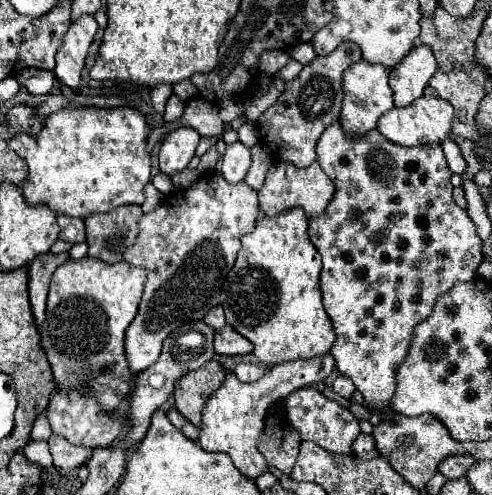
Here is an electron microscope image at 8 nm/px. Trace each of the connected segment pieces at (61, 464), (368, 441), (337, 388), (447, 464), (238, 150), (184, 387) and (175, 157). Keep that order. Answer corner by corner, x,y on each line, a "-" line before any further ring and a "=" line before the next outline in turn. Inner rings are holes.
51,435
49,437
49,449
51,449
51,455
53,455
53,463
59,467
63,477
71,475
71,471
79,463
87,461
91,457
91,451
93,451
93,449
87,449
87,447
71,445
61,435
=
359,435
353,443
353,453
361,459
371,459
371,457
377,457
377,449
375,449
375,441
371,435
=
339,375
339,377
335,379
335,383
333,383
333,391
339,393
341,397
351,397
351,395
355,393
355,385
353,385
353,381
351,381
349,377
=
449,455
439,463
439,471
447,477
447,479
459,479
467,473
467,469
475,463
475,459
471,455
=
235,141
231,145
227,145
227,151
223,155
223,167
221,173
229,183
239,183
245,179
245,173
251,165
251,155
249,155
249,147
245,147
243,143
=
217,361
205,363
197,371
189,371
175,383
175,407
177,411
189,419
193,425
201,425
201,409
205,399
221,385
225,379
225,369
=
179,127
179,129
171,131
163,139
161,151
159,151
161,173
171,175
171,173
183,171
187,167
187,163
191,161
191,157
195,155
199,139
201,139
201,135
193,127

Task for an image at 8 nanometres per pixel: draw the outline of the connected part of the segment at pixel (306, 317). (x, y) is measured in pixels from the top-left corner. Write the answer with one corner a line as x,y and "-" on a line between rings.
297,207
257,221
255,231
241,237
243,247
235,265
227,273
227,283
223,285
221,305
225,309
227,323
253,343
253,353
261,363
279,365
299,357
325,355
335,341
335,331
329,315
323,309
319,291
321,255
307,237
307,219
307,213

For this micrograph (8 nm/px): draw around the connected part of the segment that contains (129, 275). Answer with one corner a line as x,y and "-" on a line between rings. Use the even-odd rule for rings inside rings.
83,257
77,261
69,259
61,267
57,267
49,287
47,317
41,325
41,345
47,353
47,361
51,363
57,391
61,393
77,391
83,397
85,393
91,393
91,397
97,399
97,403
105,413
111,413
119,407
121,399
129,393
129,385
133,381
123,351
123,335
137,313
145,279
147,279
147,271
127,261
105,263
101,259

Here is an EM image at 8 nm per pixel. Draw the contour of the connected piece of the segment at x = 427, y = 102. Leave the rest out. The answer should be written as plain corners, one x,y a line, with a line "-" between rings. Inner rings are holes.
421,95
407,107
393,107
381,119
377,129
393,143
415,147
415,145
429,145
431,139
445,139
451,135
451,121
453,121
453,107
445,103
445,99
437,95

